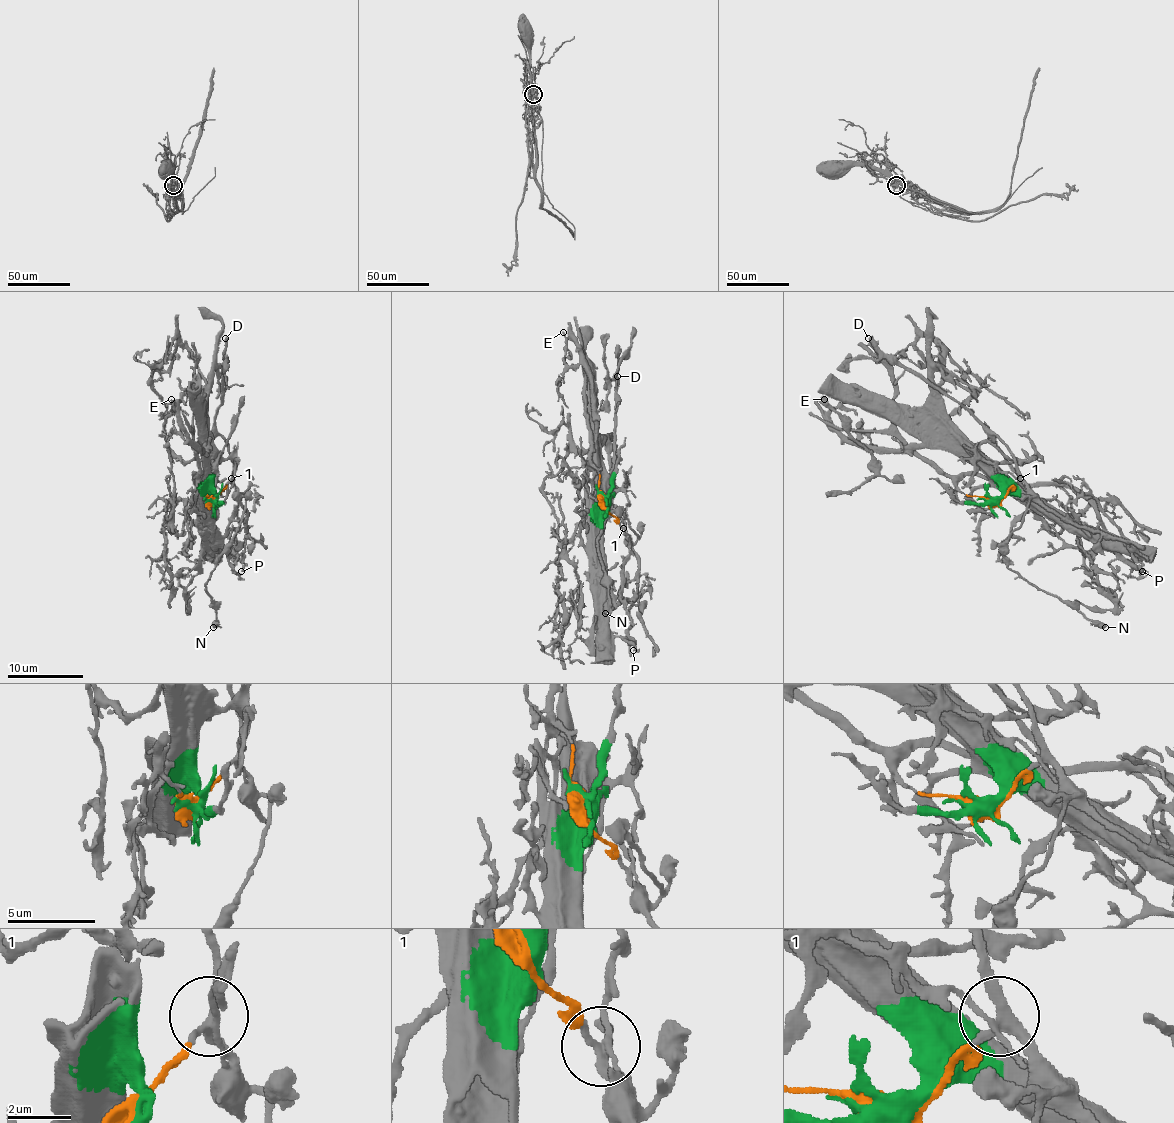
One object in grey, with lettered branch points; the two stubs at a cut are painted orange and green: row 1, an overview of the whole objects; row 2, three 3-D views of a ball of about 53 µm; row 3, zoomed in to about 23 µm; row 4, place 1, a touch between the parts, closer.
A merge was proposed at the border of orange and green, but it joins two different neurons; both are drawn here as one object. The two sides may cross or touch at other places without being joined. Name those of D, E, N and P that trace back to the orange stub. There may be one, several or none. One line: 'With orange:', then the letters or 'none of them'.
With orange: D, N

